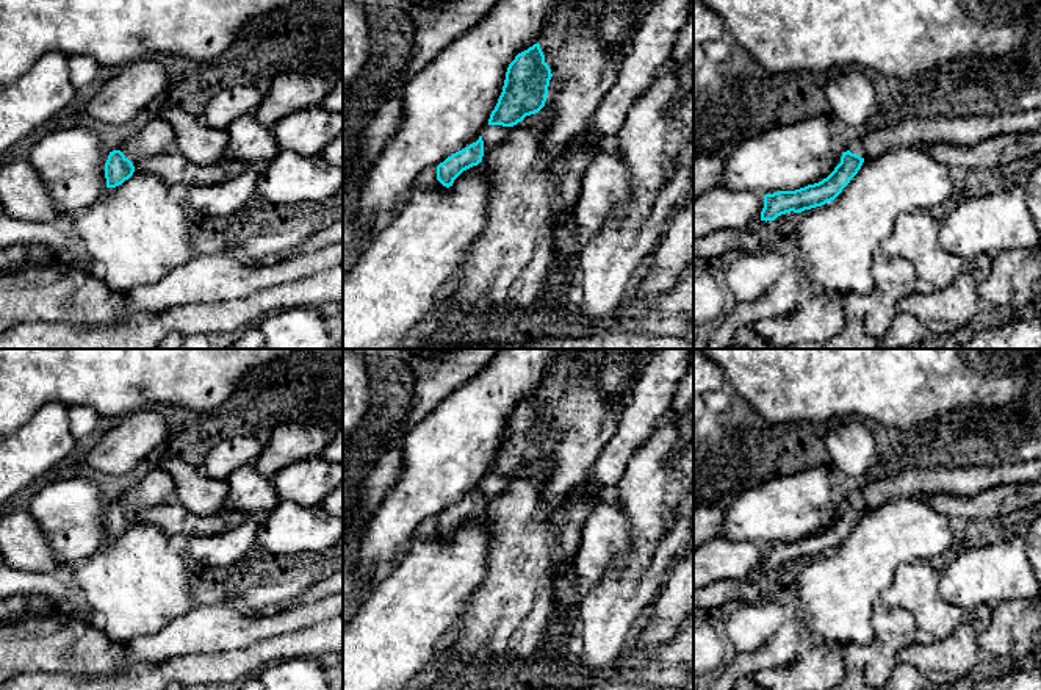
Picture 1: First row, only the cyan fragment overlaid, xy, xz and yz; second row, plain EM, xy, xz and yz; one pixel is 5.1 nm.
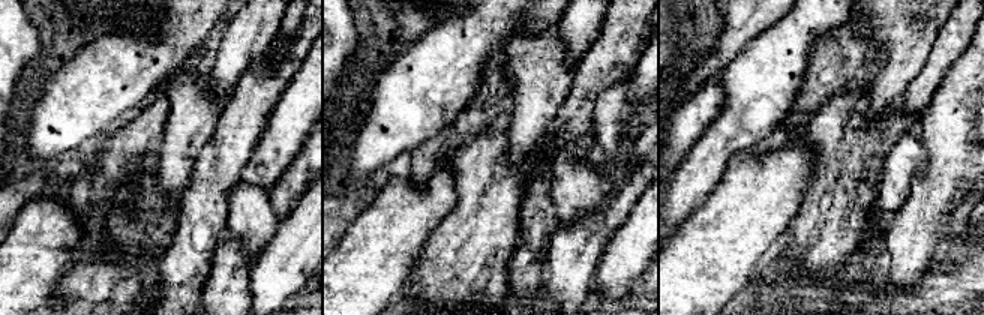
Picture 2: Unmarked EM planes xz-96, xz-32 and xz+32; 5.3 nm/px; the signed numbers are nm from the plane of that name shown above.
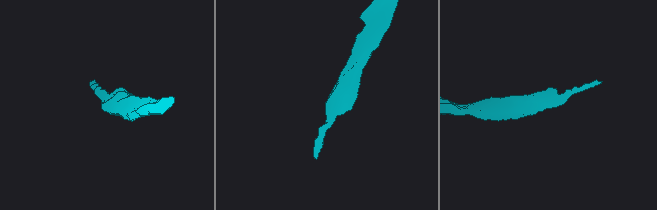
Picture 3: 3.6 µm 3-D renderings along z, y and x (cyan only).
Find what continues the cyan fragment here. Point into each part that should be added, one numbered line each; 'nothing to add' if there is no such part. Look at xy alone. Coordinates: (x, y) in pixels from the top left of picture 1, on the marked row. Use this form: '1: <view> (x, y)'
1: xy (157, 136)

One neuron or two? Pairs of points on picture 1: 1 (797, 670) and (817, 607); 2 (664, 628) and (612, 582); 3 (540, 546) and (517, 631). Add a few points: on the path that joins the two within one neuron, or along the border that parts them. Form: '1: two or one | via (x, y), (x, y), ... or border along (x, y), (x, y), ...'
1: two | border along (813, 642), (838, 642), (842, 646)
2: two | border along (645, 609), (628, 643)
3: one | via (522, 567), (517, 610)

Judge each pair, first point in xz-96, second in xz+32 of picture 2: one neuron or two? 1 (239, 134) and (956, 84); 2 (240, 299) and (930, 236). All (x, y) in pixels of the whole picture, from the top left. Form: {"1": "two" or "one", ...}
{"1": "two", "2": "one"}

